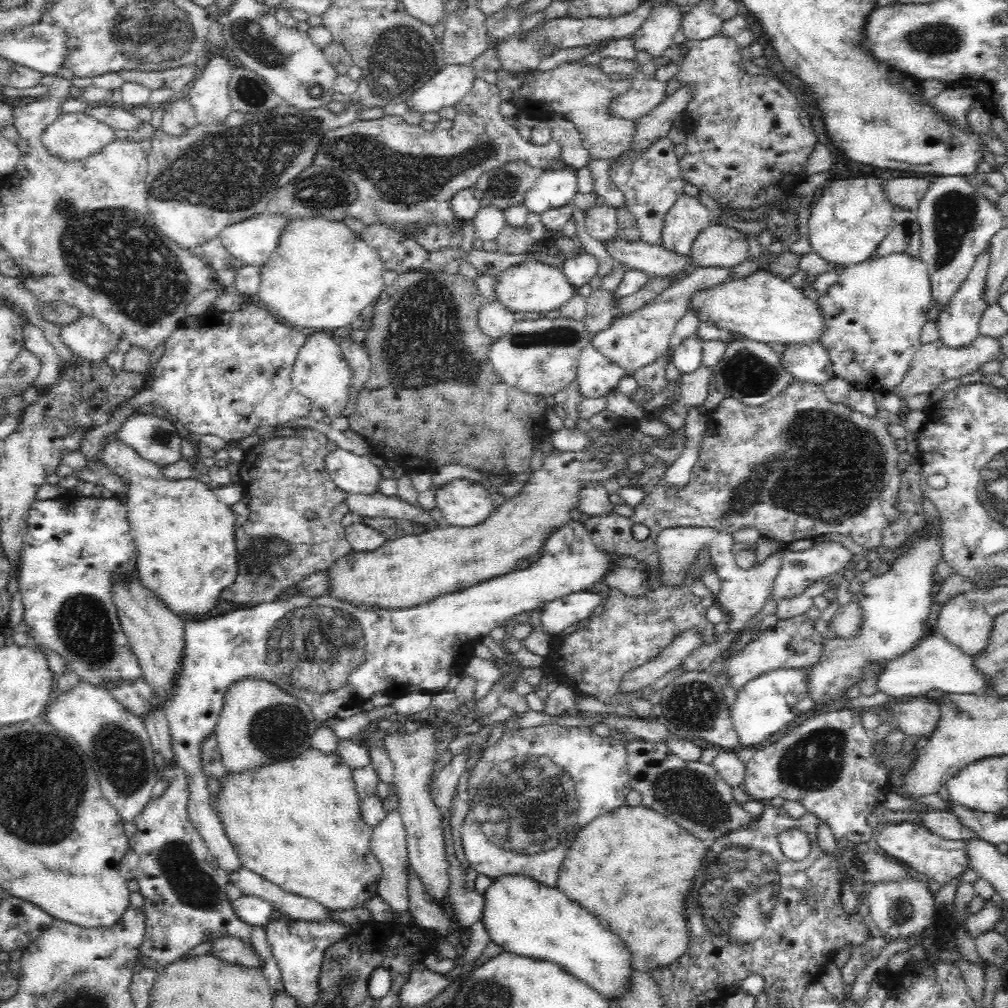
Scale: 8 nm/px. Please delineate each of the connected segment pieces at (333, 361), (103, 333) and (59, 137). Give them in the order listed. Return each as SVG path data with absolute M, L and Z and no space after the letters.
M308 332L306 342L300 348L294 361L292 371L292 384L298 389L298 392L311 400L312 407L321 408L325 416L338 417L344 406L344 400L348 396L348 390L350 390L350 378L352 378L350 367L343 358L341 346L334 336Z
M82 315L76 322L61 326L61 340L75 357L99 369L106 356L118 348L119 338L98 319Z
M88 112L62 113L45 131L42 145L52 155L78 162L116 140L114 128L96 120Z

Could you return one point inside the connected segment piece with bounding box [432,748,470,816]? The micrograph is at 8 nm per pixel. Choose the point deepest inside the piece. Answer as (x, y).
(444, 787)

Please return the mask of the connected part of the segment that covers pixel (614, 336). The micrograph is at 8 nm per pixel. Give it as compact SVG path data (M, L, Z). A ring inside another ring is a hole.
M696 267L682 280L666 287L666 290L663 290L652 302L645 304L640 310L631 312L631 315L619 319L615 318L608 328L593 336L591 345L596 348L598 353L602 353L608 361L625 368L625 374L631 376L636 368L659 360L667 352L670 336L672 336L676 323L686 314L687 310L690 310L691 298L697 292L724 283L728 280L731 269Z

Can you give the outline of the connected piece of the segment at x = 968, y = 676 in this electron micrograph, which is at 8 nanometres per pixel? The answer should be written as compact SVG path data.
M929 634L911 651L898 655L887 664L877 676L880 692L890 698L925 697L929 691L937 689L942 694L986 695L993 690L992 682L975 667L974 657L964 654L957 646L950 644L944 635Z

